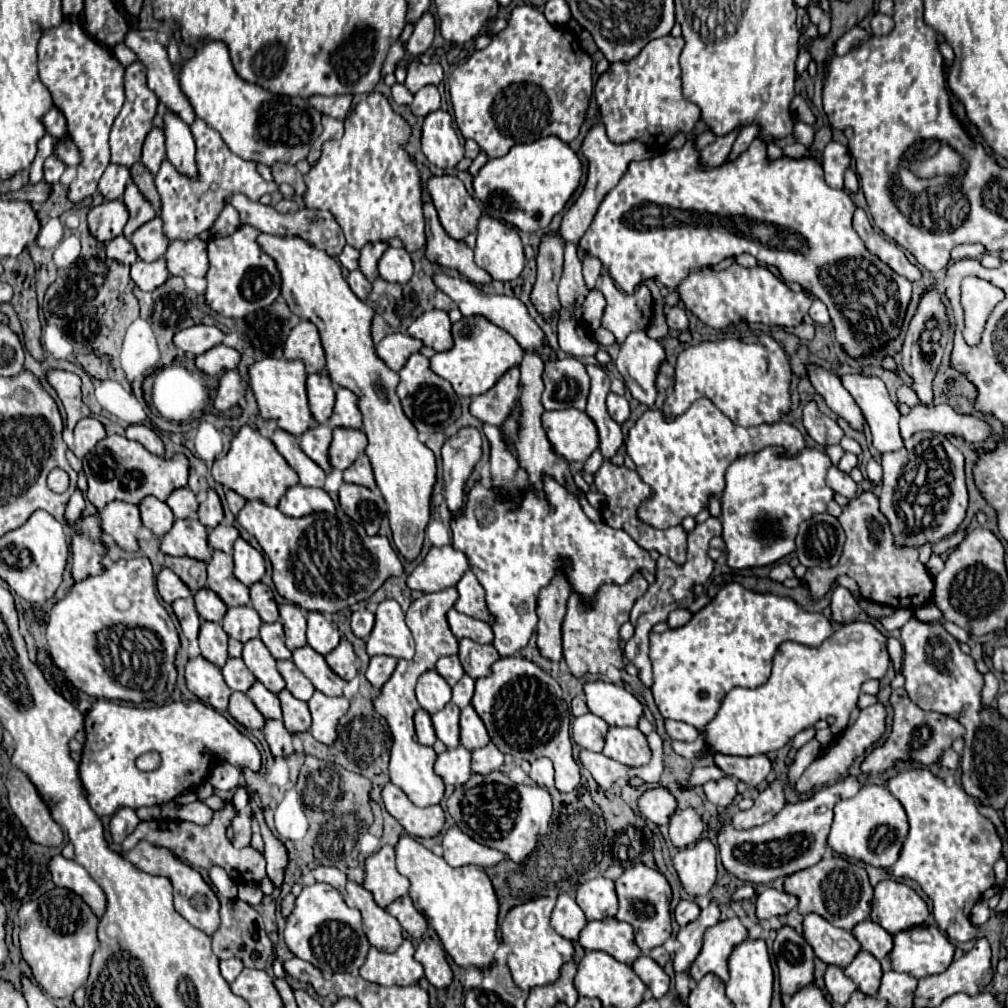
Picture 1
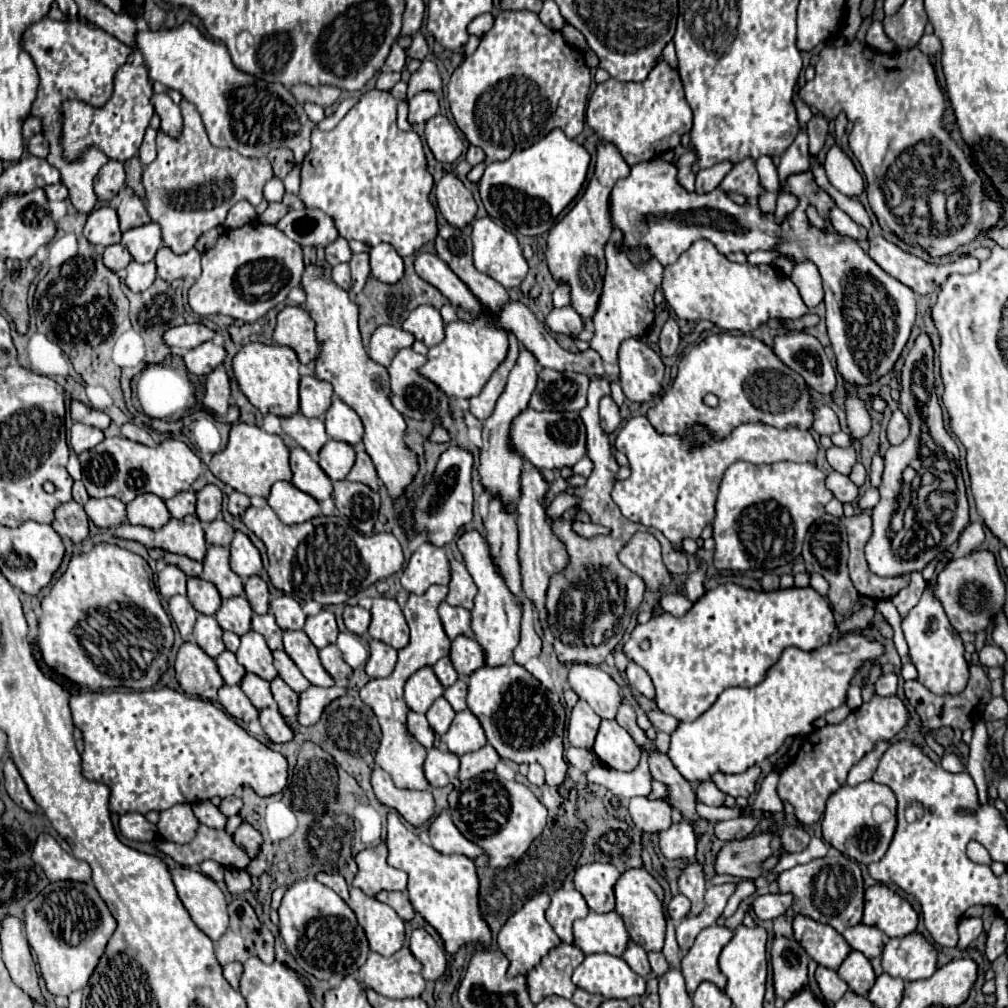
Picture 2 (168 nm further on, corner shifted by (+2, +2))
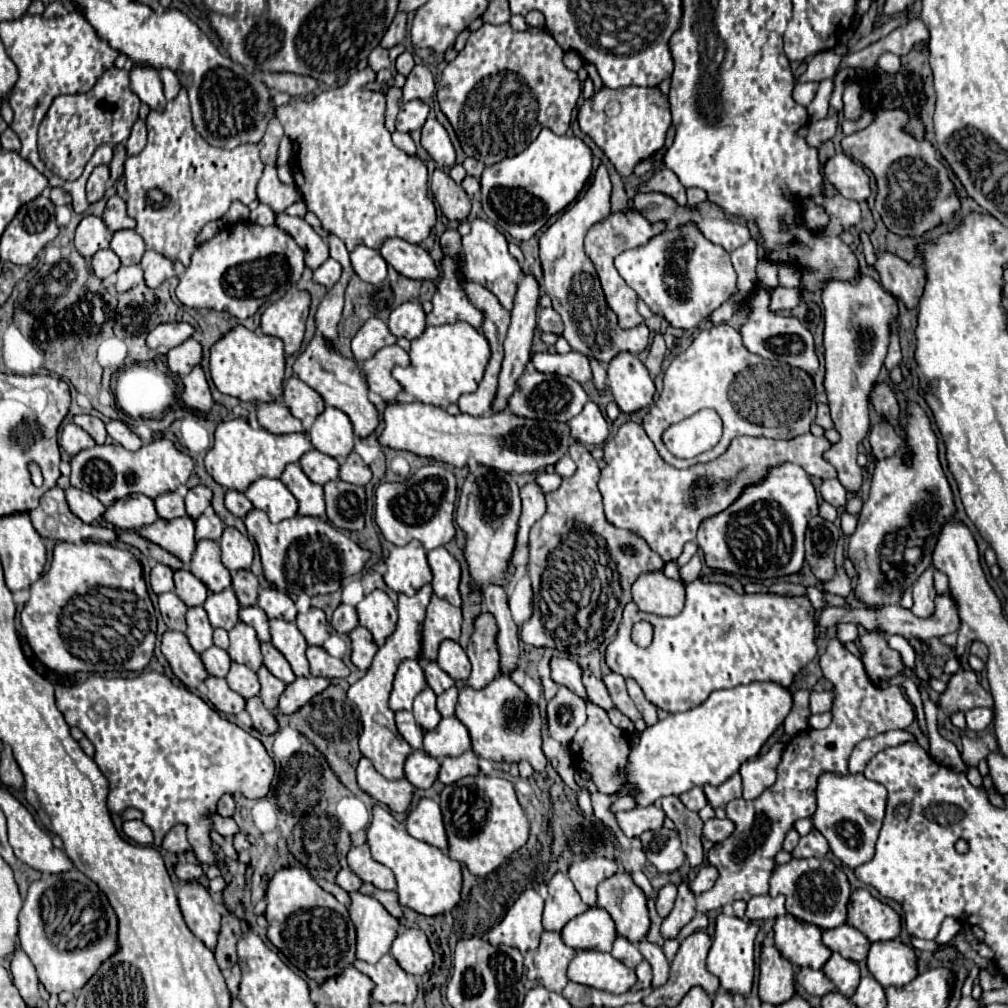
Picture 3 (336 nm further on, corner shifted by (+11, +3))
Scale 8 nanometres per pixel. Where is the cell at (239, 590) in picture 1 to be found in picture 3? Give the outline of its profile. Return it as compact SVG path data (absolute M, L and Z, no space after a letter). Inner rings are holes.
M199 540L189 570L211 590L219 592L231 586L231 574L221 564L219 558L219 544L211 540Z

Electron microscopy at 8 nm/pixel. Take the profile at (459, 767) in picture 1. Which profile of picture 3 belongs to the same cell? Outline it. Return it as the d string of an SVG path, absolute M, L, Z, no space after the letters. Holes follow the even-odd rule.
M413 750L403 766L405 778L421 790L431 788L431 784L437 780L439 774L439 762L435 758L431 758L429 754L425 754L423 750Z

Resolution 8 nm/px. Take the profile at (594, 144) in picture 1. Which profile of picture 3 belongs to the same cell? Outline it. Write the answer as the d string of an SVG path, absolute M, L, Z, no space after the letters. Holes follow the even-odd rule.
M601 164L595 172L589 190L577 202L573 202L567 208L567 212L563 212L559 220L551 224L539 238L543 284L553 302L553 310L563 320L563 338L569 342L573 352L579 352L587 358L595 358L603 366L607 366L619 352L639 354L649 344L649 328L645 324L627 330L623 330L617 324L615 312L605 302L605 294L601 290L595 268L591 266L591 260L585 256L583 250L583 238L587 230L595 222L599 222L599 218L607 218L607 214L611 212L609 196L611 196L611 182L607 168Z

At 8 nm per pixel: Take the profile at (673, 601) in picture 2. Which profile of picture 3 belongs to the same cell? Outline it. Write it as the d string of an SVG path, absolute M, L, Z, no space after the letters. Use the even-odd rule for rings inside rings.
M643 572L635 580L631 596L643 612L657 616L677 616L683 610L685 586L679 580L667 578L663 572Z

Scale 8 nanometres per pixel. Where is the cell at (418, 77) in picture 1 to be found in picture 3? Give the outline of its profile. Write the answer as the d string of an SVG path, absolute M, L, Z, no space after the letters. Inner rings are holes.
M417 64L413 72L407 76L407 82L403 86L403 100L421 100L429 102L435 93L435 80L429 68L423 64Z

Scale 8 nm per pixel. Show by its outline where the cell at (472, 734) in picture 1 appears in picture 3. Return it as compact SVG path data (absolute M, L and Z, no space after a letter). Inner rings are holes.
M443 718L435 730L425 732L423 750L425 754L443 760L447 756L459 756L471 748L467 728L455 718Z

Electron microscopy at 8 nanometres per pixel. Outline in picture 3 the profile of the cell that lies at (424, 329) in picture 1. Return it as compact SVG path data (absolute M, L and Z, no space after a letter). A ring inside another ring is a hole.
M405 302L391 312L387 326L397 338L415 340L425 330L425 312L419 302Z

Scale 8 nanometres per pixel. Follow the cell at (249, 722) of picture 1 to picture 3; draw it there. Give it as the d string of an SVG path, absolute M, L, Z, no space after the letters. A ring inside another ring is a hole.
M209 676L205 680L207 686L207 698L209 702L223 714L239 714L241 710L245 710L245 698L235 694L225 678L217 678L217 676Z

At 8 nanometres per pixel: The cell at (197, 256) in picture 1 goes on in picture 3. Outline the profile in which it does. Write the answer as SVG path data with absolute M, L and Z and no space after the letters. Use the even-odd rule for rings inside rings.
M145 250L143 258L141 258L141 268L145 274L145 284L149 288L157 288L163 280L167 280L171 276L179 276L185 272L181 262L173 262L173 260L165 258L153 250Z

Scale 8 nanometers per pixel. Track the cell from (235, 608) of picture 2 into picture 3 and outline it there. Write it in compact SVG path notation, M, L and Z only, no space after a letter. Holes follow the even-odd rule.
M225 588L223 592L211 592L203 608L213 628L231 630L239 622L239 602L231 588Z

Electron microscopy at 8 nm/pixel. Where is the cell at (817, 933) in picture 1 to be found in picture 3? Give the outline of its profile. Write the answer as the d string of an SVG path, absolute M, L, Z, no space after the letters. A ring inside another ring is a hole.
M791 914L777 918L773 936L779 954L793 966L821 970L831 956L831 950L821 942L821 930L807 922L799 922Z

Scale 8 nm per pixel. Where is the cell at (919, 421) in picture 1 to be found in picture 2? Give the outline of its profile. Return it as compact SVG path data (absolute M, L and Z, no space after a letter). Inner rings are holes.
M896 409L896 411L892 413L890 423L888 423L888 441L890 441L892 445L902 443L902 441L908 437L908 429L910 429L908 417L906 417L900 409Z

